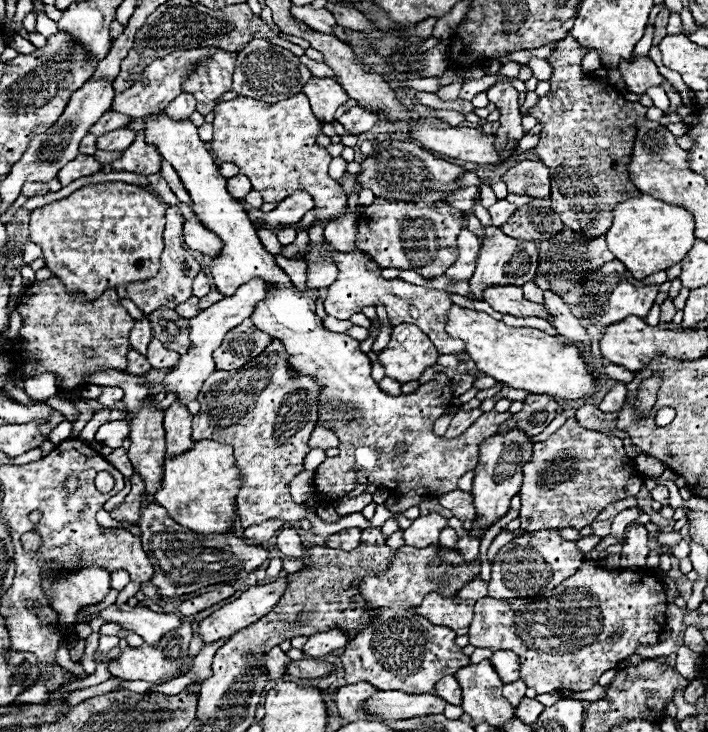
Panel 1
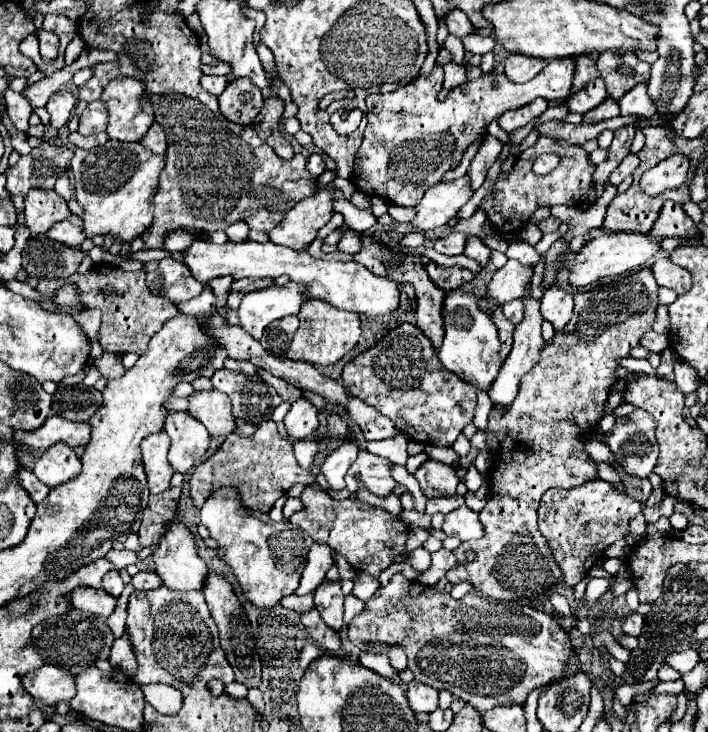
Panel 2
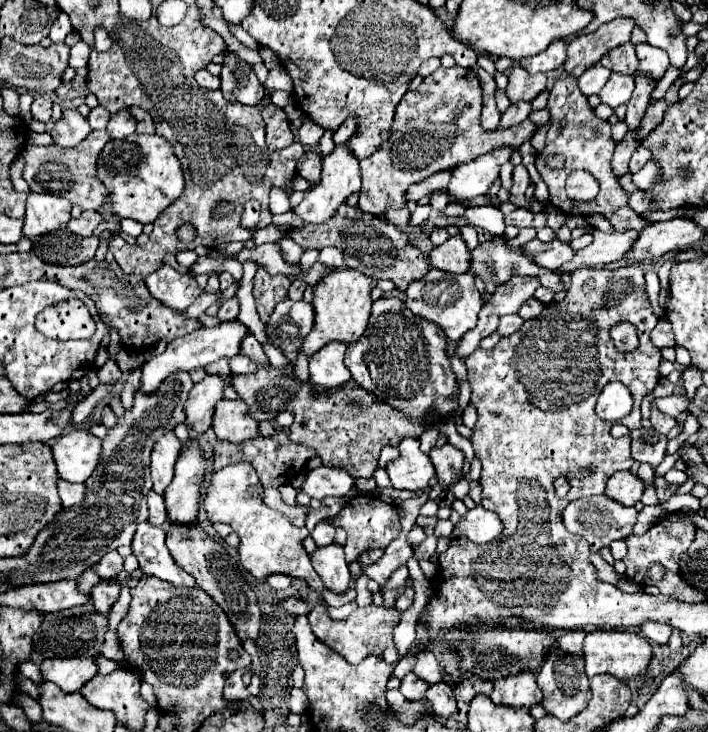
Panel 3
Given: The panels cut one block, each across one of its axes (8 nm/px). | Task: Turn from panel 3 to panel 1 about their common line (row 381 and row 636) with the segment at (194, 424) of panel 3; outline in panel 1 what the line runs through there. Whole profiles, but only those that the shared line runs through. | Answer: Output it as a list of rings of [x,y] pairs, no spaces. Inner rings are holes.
[[[290,574],[274,582],[268,582],[264,586],[252,586],[246,592],[242,592],[238,600],[212,612],[208,618],[200,622],[198,632],[202,640],[214,642],[220,638],[230,638],[242,628],[260,620],[260,616],[272,612],[272,608],[280,602],[280,596],[288,586],[288,578]]]

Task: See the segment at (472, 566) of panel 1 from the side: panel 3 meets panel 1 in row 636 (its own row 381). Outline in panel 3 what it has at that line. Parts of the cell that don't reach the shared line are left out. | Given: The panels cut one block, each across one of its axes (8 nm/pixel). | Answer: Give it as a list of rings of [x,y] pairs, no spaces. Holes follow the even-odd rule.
[[[380,298],[372,304],[372,314],[368,328],[360,336],[358,342],[348,346],[344,364],[352,374],[352,380],[362,386],[366,392],[372,392],[380,402],[390,404],[398,412],[402,412],[412,424],[422,422],[436,426],[438,422],[444,422],[454,410],[458,410],[458,398],[456,398],[456,376],[452,372],[450,360],[446,356],[446,338],[444,332],[432,322],[424,322],[424,318],[416,318],[402,300],[398,298]],[[406,358],[408,366],[398,366],[398,360]]]

